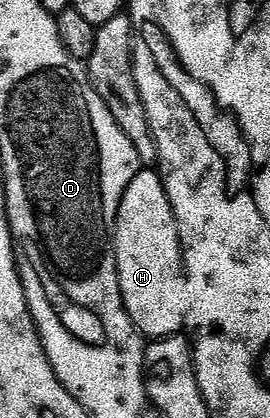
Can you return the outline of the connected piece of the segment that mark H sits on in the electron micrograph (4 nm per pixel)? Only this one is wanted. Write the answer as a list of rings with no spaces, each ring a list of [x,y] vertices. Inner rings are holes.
[[[139,170],[128,182],[122,200],[116,206],[118,217],[112,220],[112,251],[118,267],[118,285],[122,295],[122,306],[130,321],[146,338],[173,336],[183,327],[186,315],[186,278],[182,266],[182,243],[178,240],[178,227],[157,171]]]

